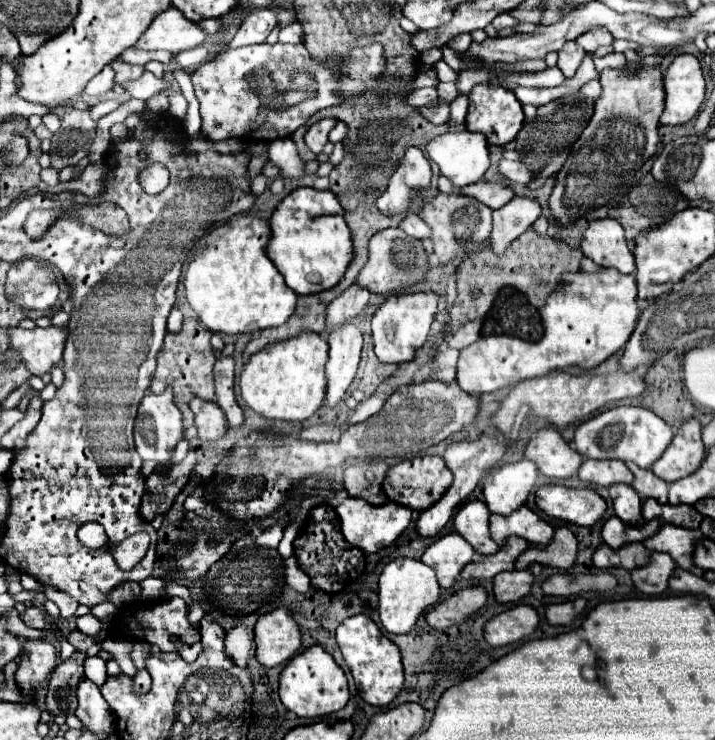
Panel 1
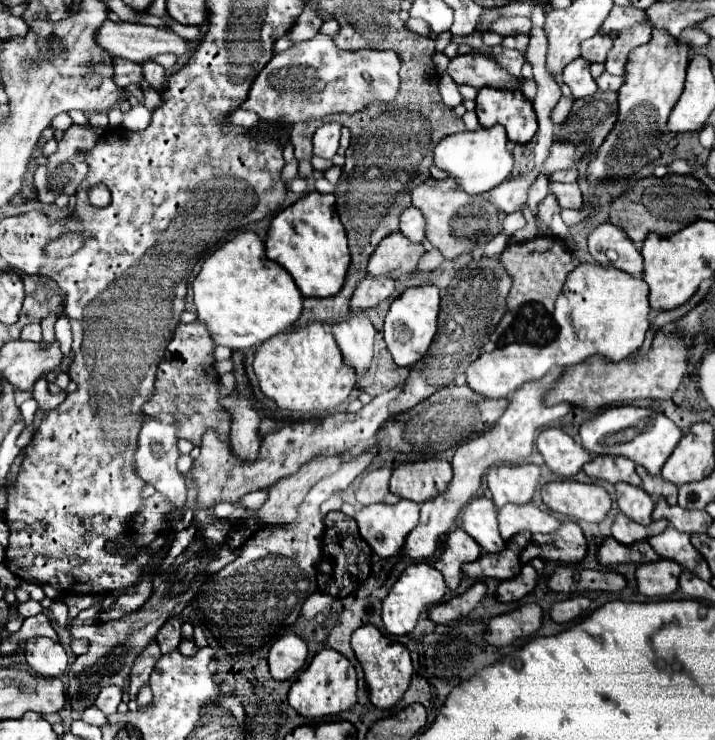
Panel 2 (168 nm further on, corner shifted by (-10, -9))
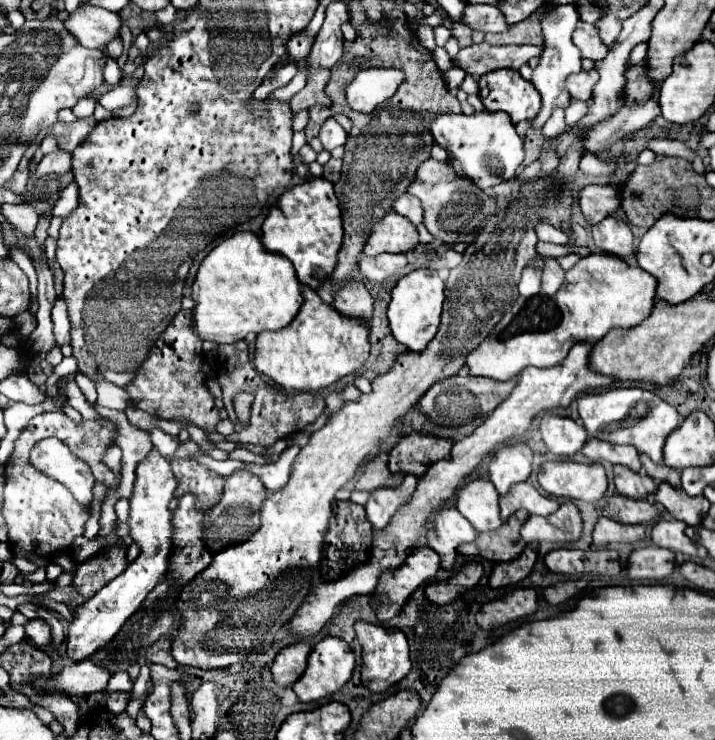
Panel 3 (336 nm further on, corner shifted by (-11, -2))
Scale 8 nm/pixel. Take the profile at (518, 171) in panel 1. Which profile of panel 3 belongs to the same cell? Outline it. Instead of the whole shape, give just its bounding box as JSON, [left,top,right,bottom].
[578,186,620,224]

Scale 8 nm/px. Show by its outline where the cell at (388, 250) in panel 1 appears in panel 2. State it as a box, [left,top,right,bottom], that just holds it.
[367,233,425,279]

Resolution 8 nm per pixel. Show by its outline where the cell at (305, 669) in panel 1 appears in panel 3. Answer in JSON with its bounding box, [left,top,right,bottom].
[292,636,354,702]

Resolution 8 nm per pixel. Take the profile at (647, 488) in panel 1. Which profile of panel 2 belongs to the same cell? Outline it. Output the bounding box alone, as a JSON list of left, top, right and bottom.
[637,467,677,505]

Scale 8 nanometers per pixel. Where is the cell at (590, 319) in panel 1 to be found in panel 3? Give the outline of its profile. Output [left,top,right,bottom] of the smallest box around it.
[466,254,656,380]

